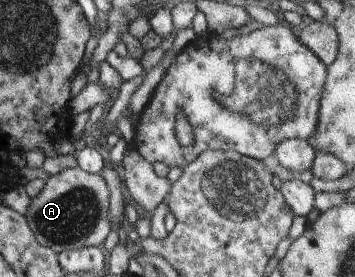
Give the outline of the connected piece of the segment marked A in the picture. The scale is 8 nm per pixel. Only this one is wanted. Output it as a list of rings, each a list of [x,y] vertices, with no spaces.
[[[77,165],[52,174],[44,181],[44,188],[31,199],[24,219],[36,241],[49,247],[55,254],[100,245],[109,227],[109,189],[103,176],[88,173]]]

